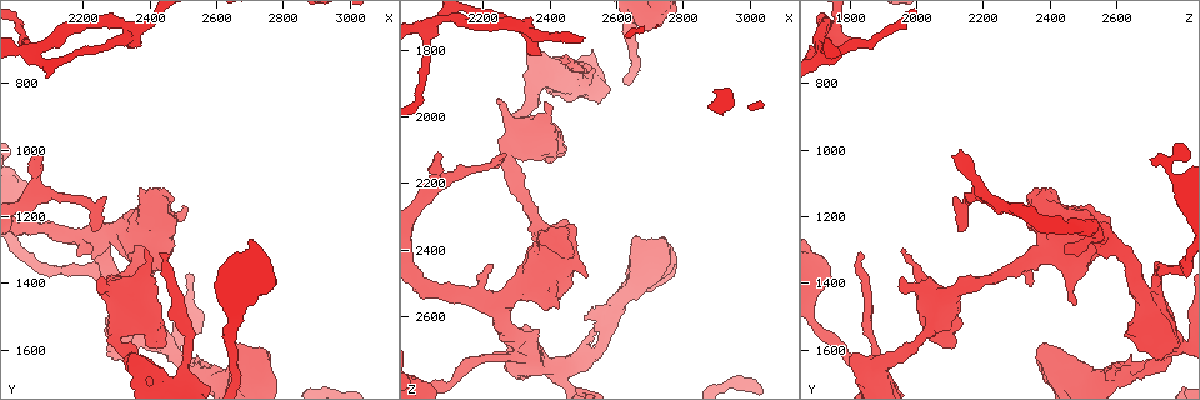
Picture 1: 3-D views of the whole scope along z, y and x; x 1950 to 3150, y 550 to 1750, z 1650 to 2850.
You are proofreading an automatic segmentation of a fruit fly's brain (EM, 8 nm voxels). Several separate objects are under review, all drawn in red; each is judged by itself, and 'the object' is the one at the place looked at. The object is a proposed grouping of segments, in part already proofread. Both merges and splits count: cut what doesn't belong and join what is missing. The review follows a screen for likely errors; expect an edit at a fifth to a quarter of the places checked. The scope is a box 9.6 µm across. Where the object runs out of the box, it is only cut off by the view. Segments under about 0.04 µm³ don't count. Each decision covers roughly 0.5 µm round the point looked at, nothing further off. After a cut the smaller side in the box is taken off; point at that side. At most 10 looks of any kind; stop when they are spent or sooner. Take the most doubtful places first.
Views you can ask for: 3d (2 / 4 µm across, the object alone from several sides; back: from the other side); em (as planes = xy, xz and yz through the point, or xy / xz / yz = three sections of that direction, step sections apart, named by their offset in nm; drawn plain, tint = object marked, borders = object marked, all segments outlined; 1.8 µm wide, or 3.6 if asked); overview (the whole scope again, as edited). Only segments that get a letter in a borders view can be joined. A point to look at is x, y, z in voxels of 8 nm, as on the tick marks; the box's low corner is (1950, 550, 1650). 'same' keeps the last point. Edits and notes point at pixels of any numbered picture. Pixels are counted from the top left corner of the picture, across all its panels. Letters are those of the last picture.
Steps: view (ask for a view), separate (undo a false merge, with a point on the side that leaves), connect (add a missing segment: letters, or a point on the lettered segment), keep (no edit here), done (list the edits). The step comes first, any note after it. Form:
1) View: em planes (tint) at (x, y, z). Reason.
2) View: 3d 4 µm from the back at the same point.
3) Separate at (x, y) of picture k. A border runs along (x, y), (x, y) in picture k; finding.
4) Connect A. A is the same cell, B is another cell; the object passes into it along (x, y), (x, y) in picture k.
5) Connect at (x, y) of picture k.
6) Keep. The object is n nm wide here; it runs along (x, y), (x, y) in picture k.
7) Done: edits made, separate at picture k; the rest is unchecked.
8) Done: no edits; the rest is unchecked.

View: 3d 2 µm at (2060, 1000, 2140). An open end.

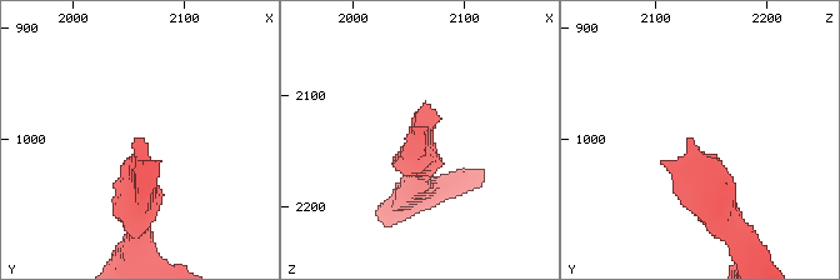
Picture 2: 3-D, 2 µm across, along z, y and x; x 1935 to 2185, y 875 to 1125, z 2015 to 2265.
View: em xz step 16 (tint) at (2062, 998, 2134). Shape alone is not enough.

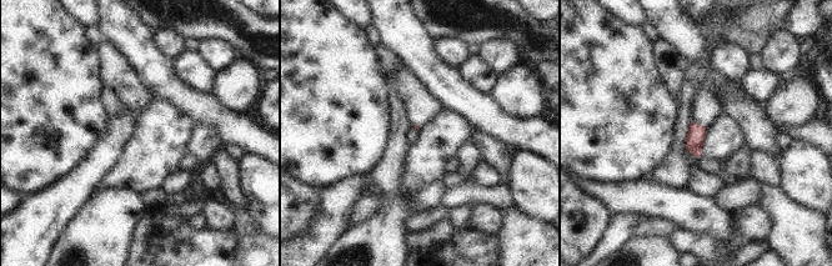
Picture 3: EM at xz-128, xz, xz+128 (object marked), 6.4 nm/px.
View: em planes (borders) at the same point.

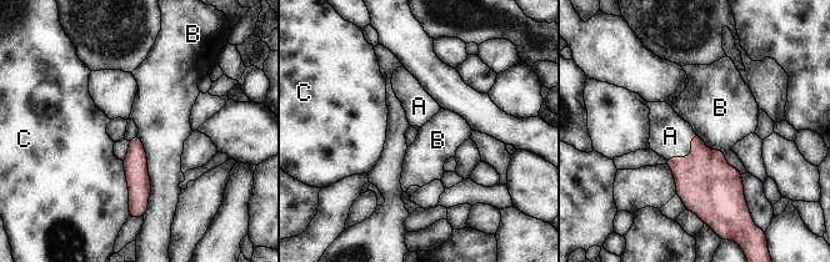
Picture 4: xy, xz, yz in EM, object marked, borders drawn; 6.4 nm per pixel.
Connect A. A is the same cell, B and C are other cells; the object passes into it along (708, 186), (690, 156), (670, 136) in picture 4; it goes on there.

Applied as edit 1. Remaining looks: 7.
View: 3d 4 µm at (2390, 1300, 1960). Branch stops here.

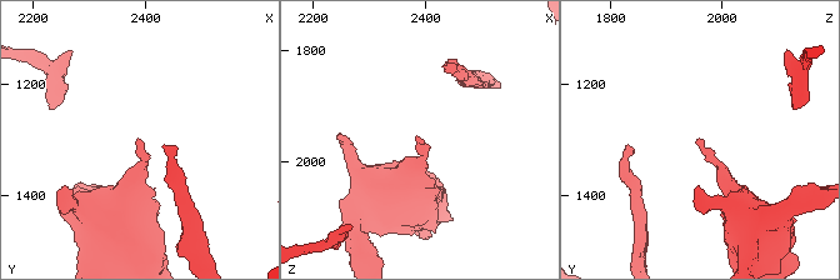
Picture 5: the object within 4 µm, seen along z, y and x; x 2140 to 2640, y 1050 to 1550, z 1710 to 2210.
View: em xz step 8 (borders) at (2385, 1295, 1960). Now the EM.

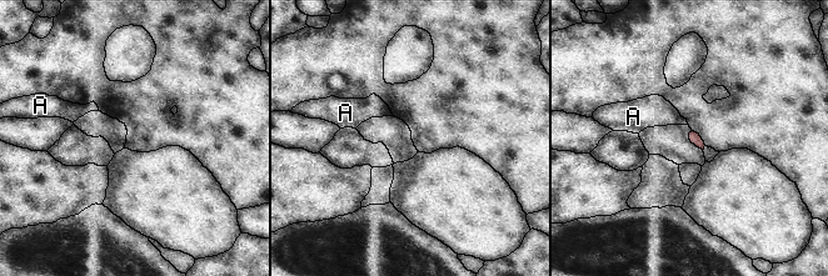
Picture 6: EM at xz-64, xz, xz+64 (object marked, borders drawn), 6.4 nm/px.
View: em planes (borders) at the same point. Cut it another way.

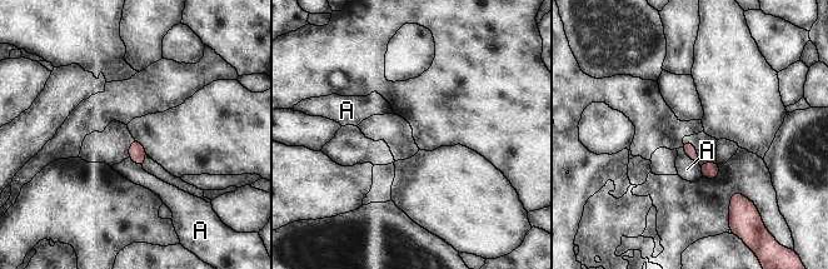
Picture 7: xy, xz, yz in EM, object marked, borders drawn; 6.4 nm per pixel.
Keep. The longest contact is with A, 240 nm; A is another cell; no lettered segment goes on from it.

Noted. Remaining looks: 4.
View: em xy step 16 (borders) at (2340, 1520, 2050). Calibre changes.

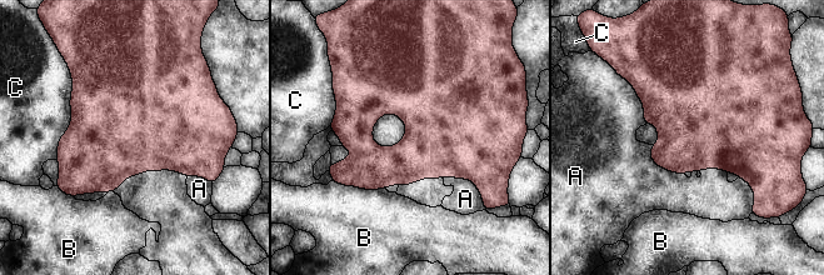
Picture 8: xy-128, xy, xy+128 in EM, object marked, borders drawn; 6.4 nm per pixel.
Keep. The object is 400 nm wide here; A, B and C are other cells; a border runs along (73, 78), (70, 125), (56, 159) in picture 8; continuous, no second neuron.

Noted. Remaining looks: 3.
View: em planes (plain) at (2310, 1410, 2660).

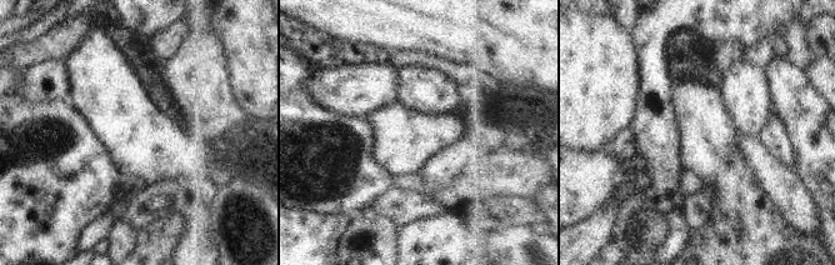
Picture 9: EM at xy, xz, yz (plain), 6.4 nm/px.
View: em planes (borders) at the same point.

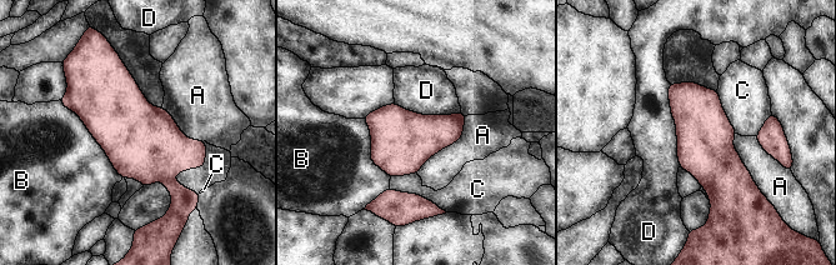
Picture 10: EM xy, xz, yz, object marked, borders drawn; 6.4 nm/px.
Keep. The object is 360 nm wide here; A, B, C and D are other cells; a border runs along (669, 84), (680, 166) in picture 10; one neuron here.

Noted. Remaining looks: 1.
Done: edits made, connect at picture 4; the rest is unchecked.

